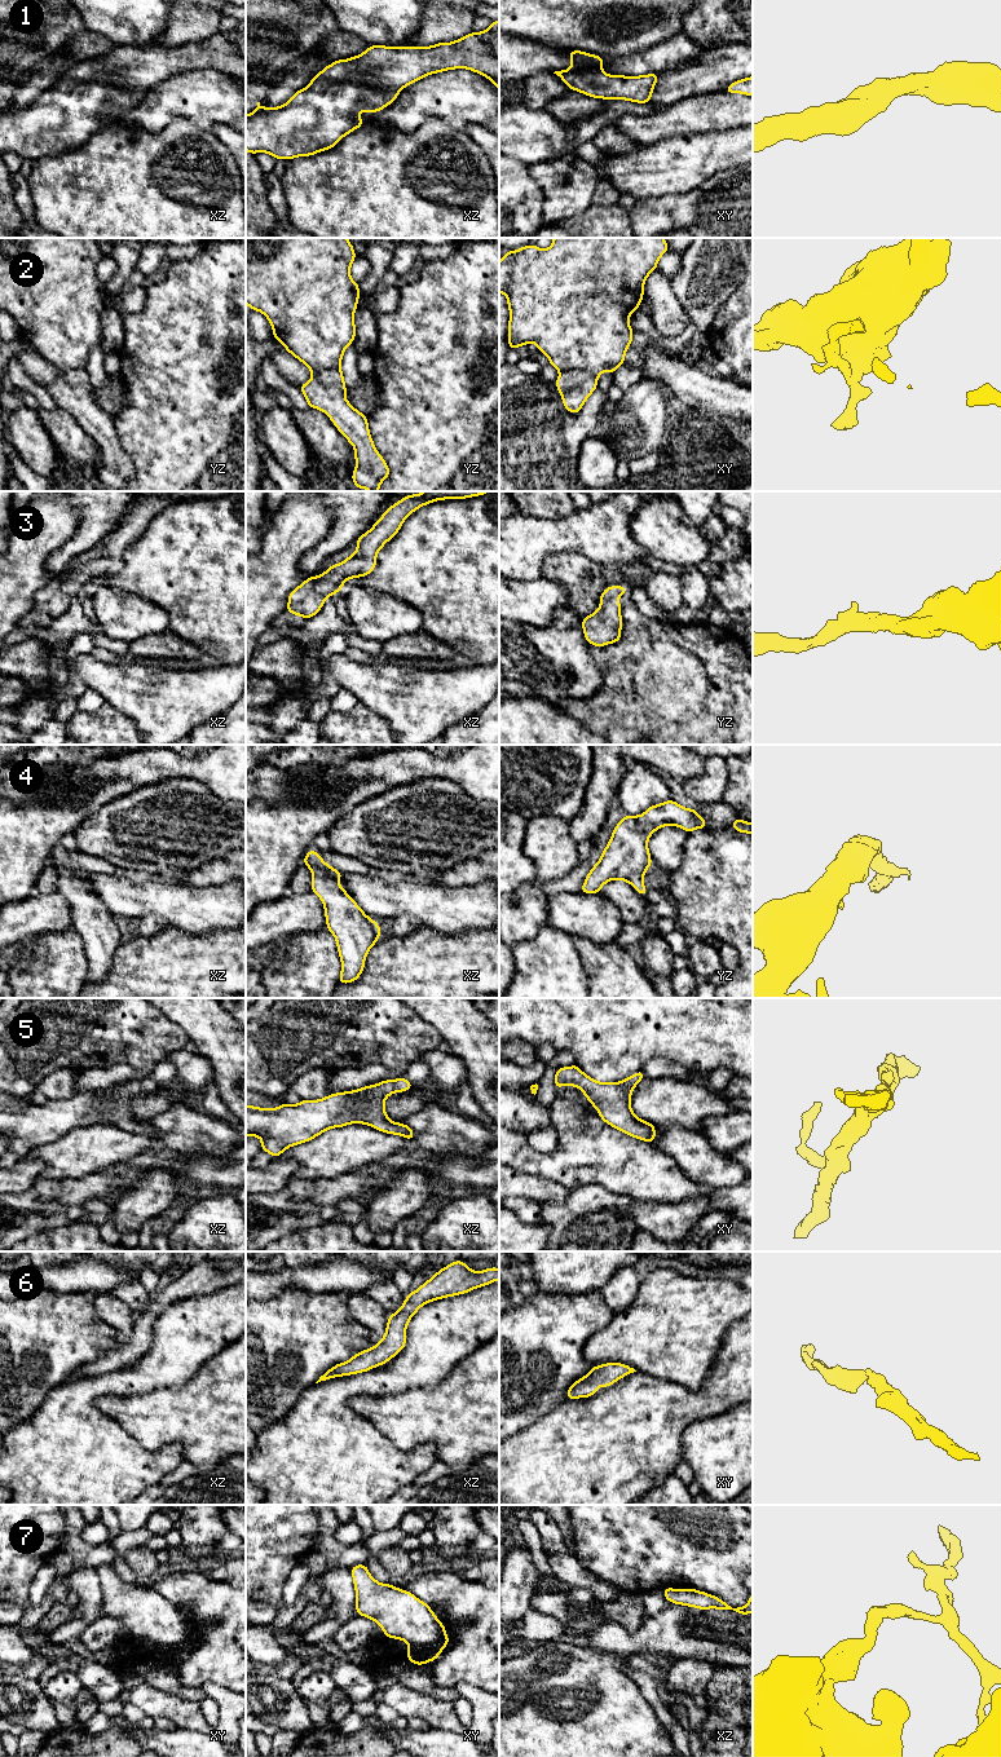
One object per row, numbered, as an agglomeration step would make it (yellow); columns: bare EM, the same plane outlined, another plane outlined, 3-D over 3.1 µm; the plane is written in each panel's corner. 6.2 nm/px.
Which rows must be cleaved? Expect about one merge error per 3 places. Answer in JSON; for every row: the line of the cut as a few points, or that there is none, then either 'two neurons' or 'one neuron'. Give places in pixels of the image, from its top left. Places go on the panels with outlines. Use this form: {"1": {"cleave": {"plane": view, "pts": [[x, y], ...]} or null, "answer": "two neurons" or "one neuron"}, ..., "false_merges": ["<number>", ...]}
{"1": {"cleave": null, "answer": "one neuron"}, "2": {"cleave": {"plane": "xy", "pts": [[560, 371], [583, 370], [596, 378]]}, "answer": "two neurons"}, "3": {"cleave": null, "answer": "one neuron"}, "4": {"cleave": null, "answer": "one neuron"}, "5": {"cleave": null, "answer": "one neuron"}, "6": {"cleave": null, "answer": "one neuron"}, "7": {"cleave": {"plane": "xy", "pts": [[444, 1634], [432, 1643], [415, 1643], [410, 1646]]}, "answer": "two neurons"}, "false_merges": ["2", "7"]}

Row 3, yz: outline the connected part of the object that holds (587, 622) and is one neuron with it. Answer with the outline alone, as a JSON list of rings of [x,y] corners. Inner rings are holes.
[[[625,586],[607,587],[600,595],[599,609],[582,618],[585,639],[594,646],[618,643],[621,639],[622,617],[618,599],[626,593]]]

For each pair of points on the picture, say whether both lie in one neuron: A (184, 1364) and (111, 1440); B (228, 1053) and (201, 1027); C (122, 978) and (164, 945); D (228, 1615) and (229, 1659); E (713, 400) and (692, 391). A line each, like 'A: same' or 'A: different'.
A: same
B: same
C: same
D: same
E: same

